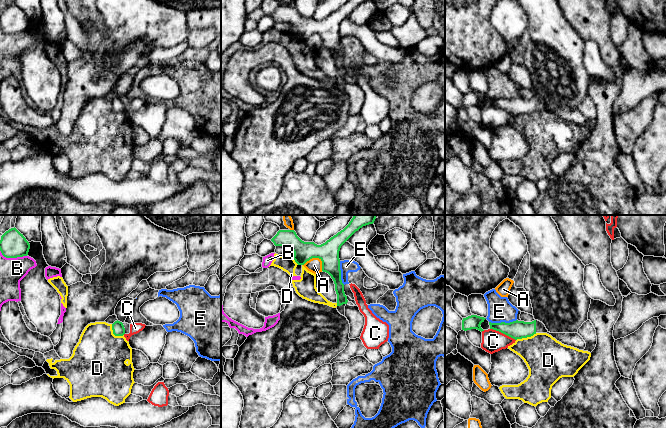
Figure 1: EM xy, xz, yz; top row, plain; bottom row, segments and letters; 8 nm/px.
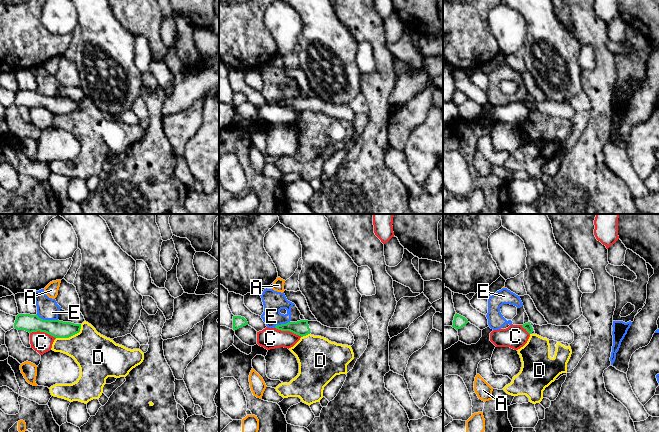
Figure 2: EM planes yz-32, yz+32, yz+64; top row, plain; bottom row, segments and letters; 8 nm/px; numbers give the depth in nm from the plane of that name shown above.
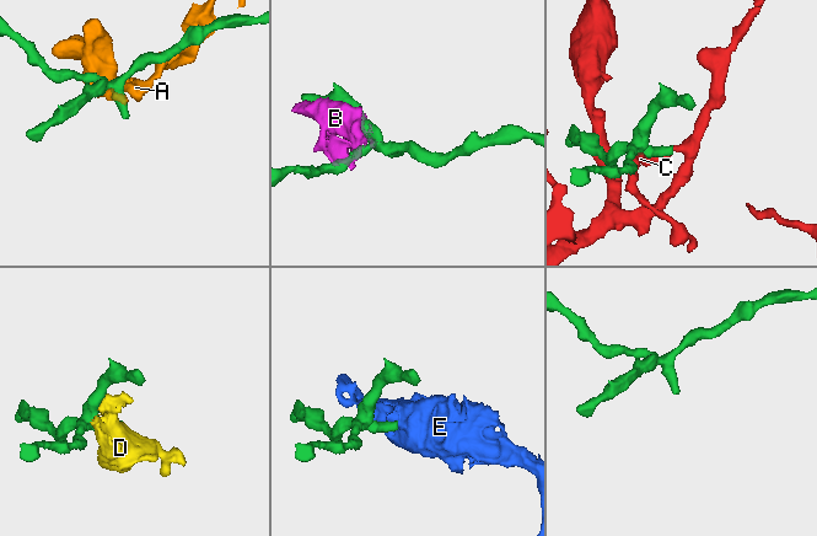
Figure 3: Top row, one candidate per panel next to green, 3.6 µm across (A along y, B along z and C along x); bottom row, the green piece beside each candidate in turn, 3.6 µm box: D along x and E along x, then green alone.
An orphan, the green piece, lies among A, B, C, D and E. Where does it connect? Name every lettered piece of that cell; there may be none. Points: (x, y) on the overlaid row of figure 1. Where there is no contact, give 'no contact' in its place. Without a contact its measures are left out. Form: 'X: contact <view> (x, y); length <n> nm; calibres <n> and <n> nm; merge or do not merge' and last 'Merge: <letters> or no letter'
A: contact xz (317, 257); length 170 nm; calibres 170 and 120 nm; do not merge
B: contact xy (12, 257); length 220 nm; calibres 220 and 200 nm; do not merge
C: contact yz (503, 333); length 220 nm; calibres 140 and 180 nm; do not merge
D: contact xy (114, 334); length 140 nm; calibres 100 and 440 nm; do not merge
E: contact yz (502, 322); length 220 nm; calibres 140 and 190 nm; do not merge
Merge: no letter

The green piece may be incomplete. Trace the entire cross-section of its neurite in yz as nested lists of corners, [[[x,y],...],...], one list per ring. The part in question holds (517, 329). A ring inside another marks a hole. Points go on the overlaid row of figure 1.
[[[516,320],[510,323],[489,322],[489,325],[490,329],[499,331],[515,340],[531,337],[536,333],[547,333],[564,345],[574,347],[579,350],[584,350],[586,347],[585,341],[578,333],[550,333],[546,329],[545,325],[538,320],[534,320],[532,322]]]

